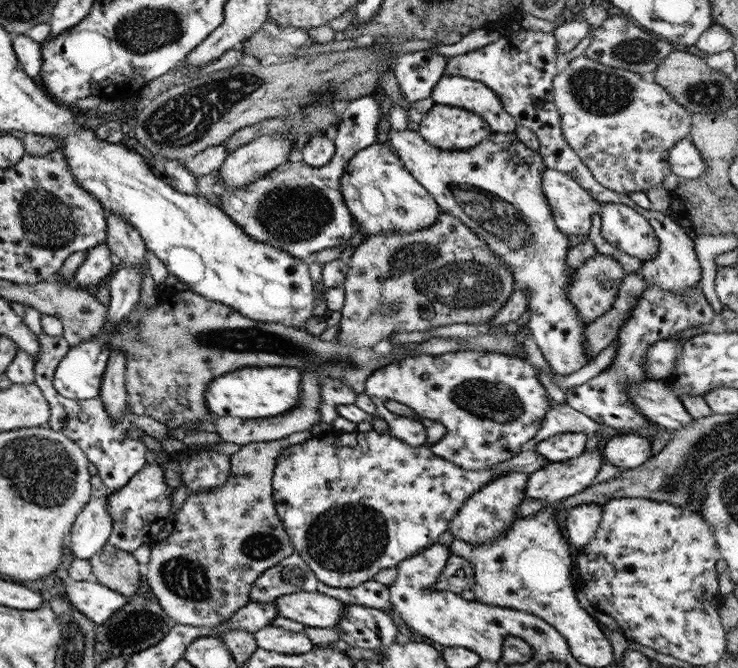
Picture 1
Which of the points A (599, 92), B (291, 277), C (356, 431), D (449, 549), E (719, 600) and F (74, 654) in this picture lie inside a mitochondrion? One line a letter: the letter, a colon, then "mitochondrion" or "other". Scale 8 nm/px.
A: mitochondrion
B: other
C: other
D: other
E: other
F: mitochondrion

